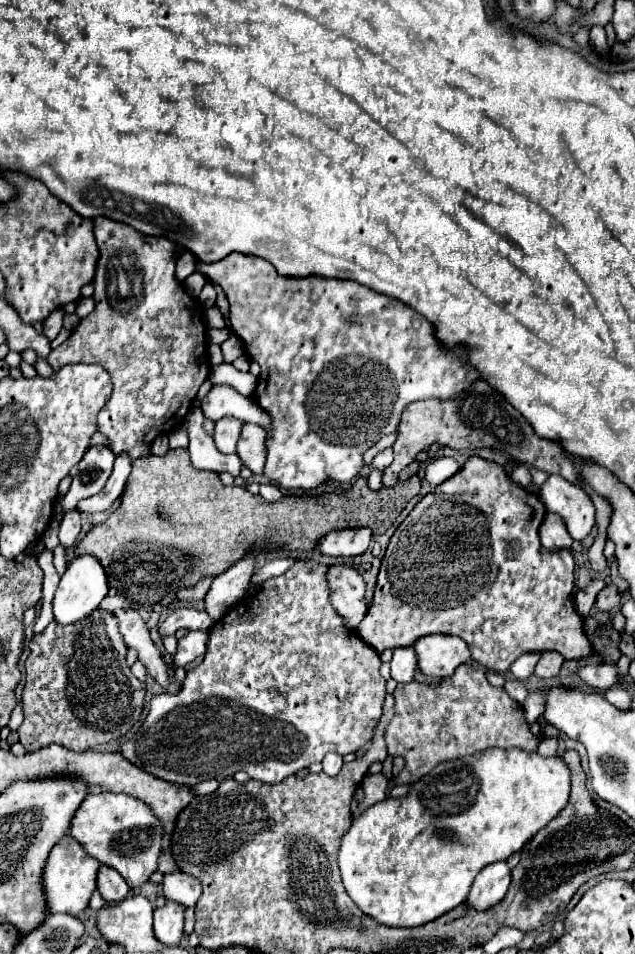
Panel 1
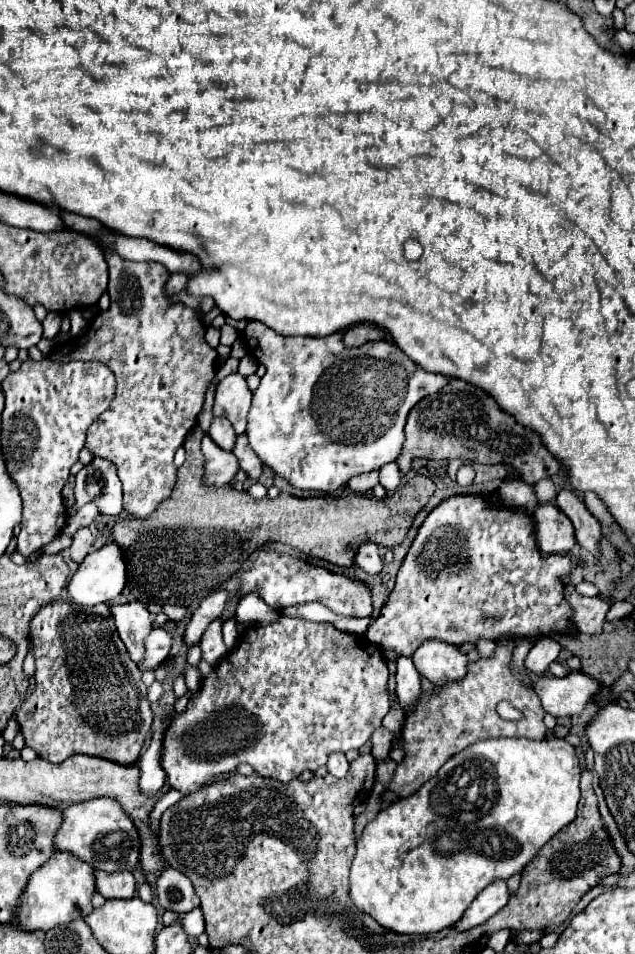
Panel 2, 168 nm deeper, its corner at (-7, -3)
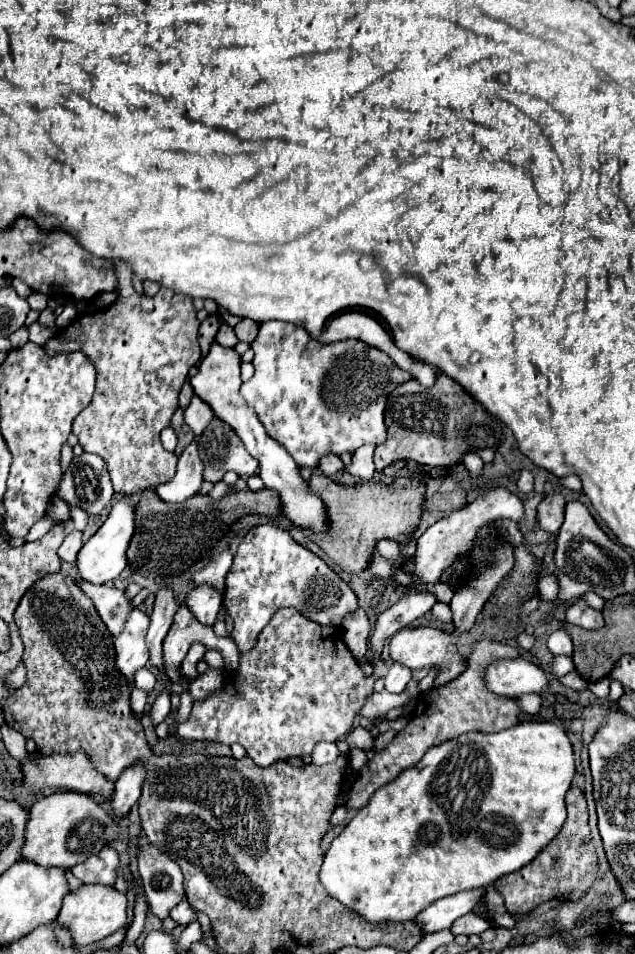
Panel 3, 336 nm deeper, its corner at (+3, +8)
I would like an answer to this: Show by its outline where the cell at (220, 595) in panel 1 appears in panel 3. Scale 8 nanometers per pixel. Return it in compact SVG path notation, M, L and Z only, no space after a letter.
M181 604L173 616L173 624L163 640L163 666L165 674L171 682L179 682L181 662L187 656L187 650L193 642L203 642L209 648L217 648L225 656L225 664L229 670L237 670L239 652L233 640L217 638L211 626L197 626L193 624L193 614Z

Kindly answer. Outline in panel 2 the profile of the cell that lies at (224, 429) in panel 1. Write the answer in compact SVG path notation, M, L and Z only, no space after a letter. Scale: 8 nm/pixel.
M215 417L207 435L209 435L221 449L225 449L225 451L231 451L231 449L235 447L235 437L237 437L237 433L235 433L233 425L231 425L225 417Z

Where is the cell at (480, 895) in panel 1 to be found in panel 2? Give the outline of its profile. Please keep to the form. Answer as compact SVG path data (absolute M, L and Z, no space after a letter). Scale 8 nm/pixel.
M493 881L471 903L471 909L467 909L467 913L463 913L461 921L455 923L455 929L467 931L471 927L485 923L489 917L493 917L497 911L501 911L507 905L507 901L509 901L509 891L507 891L505 881Z

